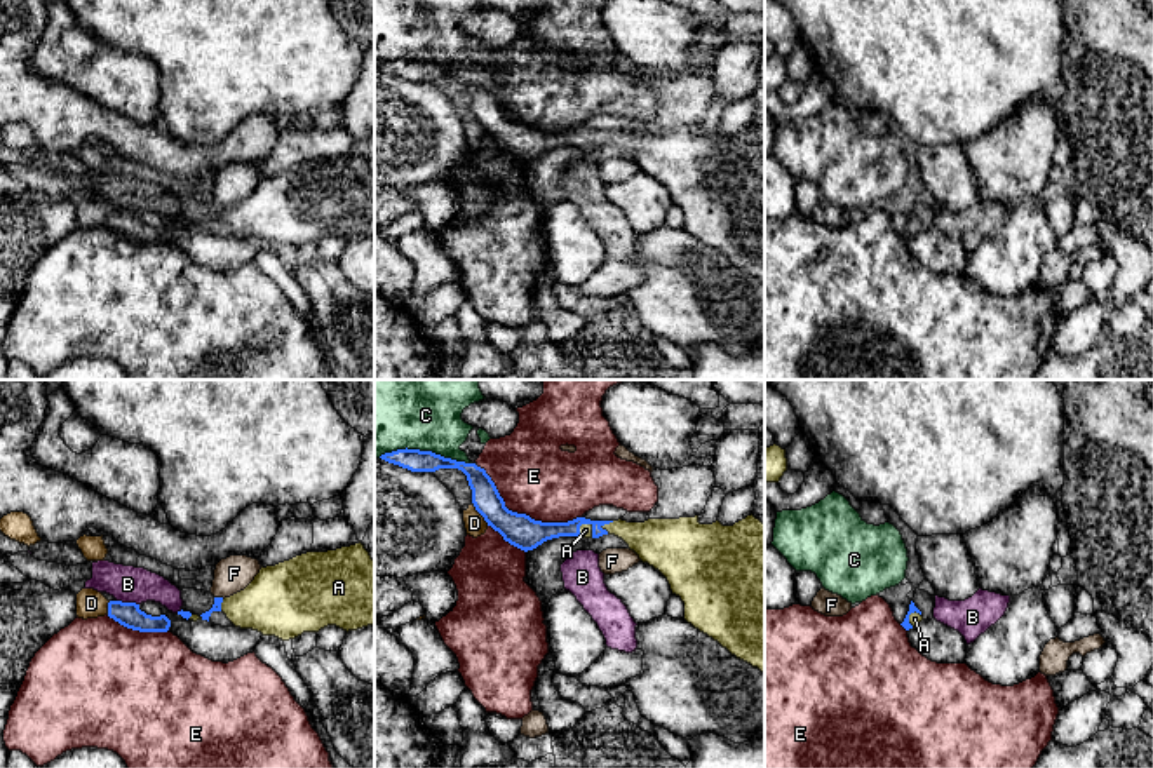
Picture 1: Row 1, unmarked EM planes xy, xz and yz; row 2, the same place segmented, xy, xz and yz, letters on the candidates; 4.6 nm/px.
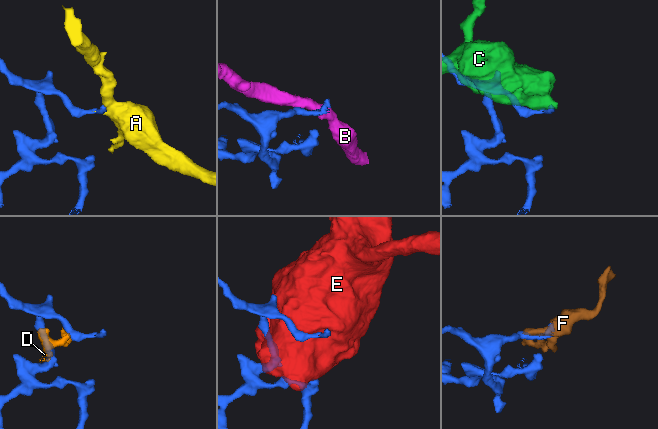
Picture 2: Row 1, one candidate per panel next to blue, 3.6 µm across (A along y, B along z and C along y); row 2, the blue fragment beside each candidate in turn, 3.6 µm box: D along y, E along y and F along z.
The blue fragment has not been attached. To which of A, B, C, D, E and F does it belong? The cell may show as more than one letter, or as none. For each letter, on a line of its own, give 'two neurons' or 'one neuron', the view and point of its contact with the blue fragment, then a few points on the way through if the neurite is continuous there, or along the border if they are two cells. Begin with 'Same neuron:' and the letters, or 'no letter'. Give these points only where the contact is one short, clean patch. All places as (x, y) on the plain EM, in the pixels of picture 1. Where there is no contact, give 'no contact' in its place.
Same neuron: A
A: one neuron | xz (606, 133) | across xz (572, 138), (582, 133), (606, 133), (657, 152)
B: two neurons | xy (128, 213)
C: two neurons | xz (425, 61)
D: two neurons | xz (481, 124) | along xz (472, 115), (488, 134)
E: two neurons | xz (521, 124)
F: two neurons | xy (220, 208) | along xy (215, 206), (223, 208)

